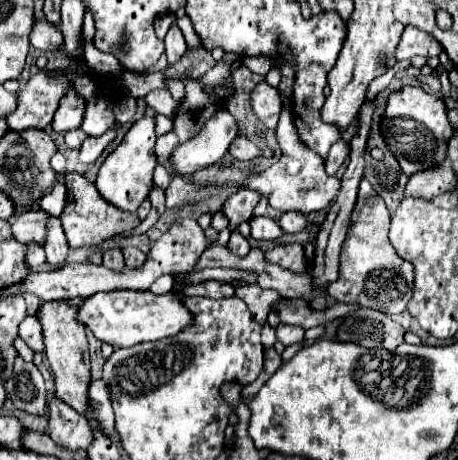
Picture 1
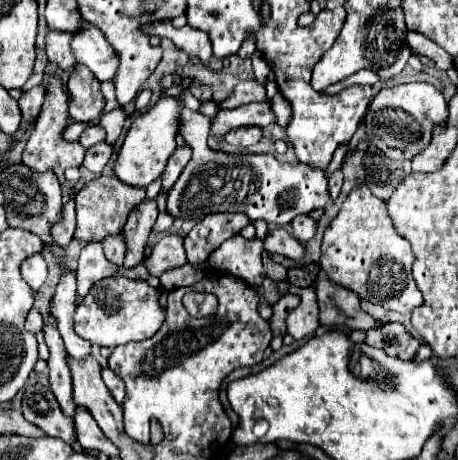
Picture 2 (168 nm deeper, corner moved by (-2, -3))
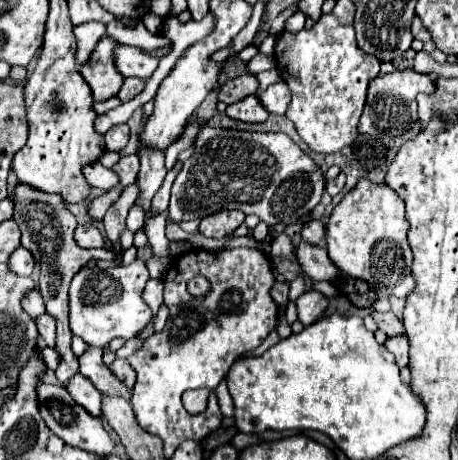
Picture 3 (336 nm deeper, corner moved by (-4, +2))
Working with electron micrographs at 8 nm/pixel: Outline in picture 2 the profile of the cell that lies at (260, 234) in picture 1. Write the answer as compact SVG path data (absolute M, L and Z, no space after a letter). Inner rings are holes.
M274 228L268 232L264 240L264 248L272 254L282 254L290 260L302 260L304 258L304 244L296 242L292 234L288 234L284 228Z

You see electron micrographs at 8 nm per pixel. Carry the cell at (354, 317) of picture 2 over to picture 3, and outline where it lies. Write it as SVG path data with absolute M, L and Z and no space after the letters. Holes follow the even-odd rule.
M388 311L388 313L372 313L372 319L376 321L376 325L386 333L386 335L400 335L404 333L404 327L402 323L398 321L398 317Z

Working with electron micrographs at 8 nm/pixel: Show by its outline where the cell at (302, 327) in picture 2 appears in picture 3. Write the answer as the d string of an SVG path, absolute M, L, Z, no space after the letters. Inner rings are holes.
M308 291L308 293L304 293L304 295L298 297L298 301L296 301L298 321L300 321L304 327L308 327L310 323L318 321L318 317L320 317L322 311L326 309L326 305L328 305L328 301L326 301L326 297L324 297L322 293L318 293L318 291Z

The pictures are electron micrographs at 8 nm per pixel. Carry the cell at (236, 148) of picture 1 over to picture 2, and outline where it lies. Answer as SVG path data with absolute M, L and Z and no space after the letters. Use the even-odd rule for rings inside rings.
M240 126L236 130L230 130L226 132L224 140L232 146L240 146L240 148L246 148L246 146L252 146L256 144L258 140L262 138L262 128L258 126Z

